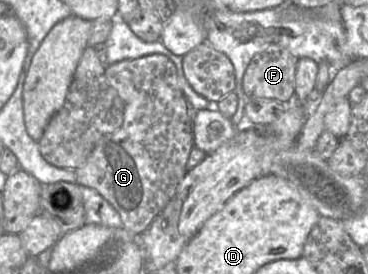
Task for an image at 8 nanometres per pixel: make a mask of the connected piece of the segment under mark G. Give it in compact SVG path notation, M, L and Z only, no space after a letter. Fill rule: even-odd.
M152 54L132 60L123 60L114 64L108 65L105 68L107 83L113 87L120 98L124 102L123 123L116 131L102 137L95 145L92 152L89 154L85 162L75 169L76 183L96 190L119 214L122 226L133 236L141 236L141 234L150 226L153 219L165 208L170 200L176 194L180 182L188 172L187 161L192 148L193 132L191 107L178 86L177 71L173 62L164 55Z

